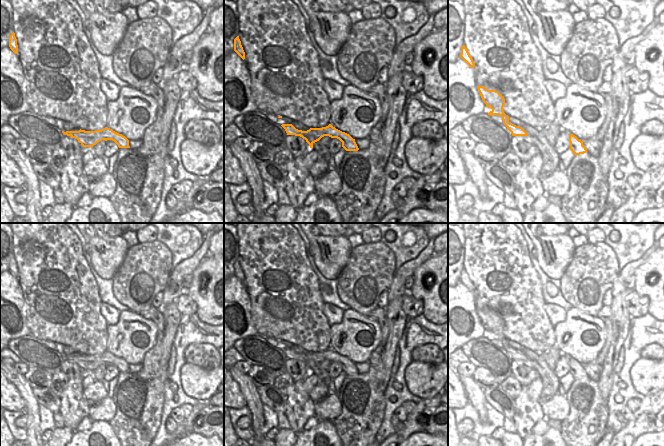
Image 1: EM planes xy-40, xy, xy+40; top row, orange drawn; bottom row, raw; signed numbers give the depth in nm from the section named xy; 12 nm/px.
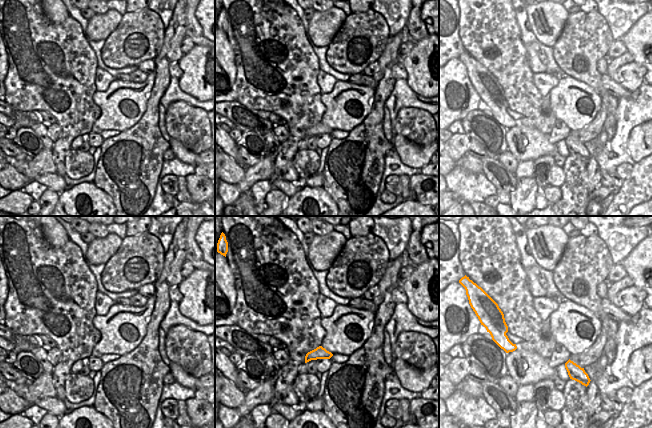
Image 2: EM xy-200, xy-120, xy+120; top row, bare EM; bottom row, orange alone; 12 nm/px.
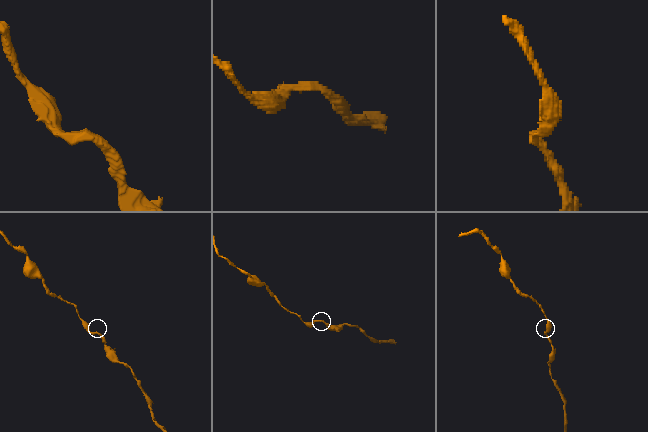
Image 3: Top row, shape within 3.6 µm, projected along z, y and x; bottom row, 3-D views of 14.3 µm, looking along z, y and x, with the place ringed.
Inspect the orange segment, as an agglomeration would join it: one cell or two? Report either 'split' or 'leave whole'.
leave whole

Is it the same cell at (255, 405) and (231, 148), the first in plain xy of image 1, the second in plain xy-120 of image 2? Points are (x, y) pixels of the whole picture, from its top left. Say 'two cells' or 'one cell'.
one cell

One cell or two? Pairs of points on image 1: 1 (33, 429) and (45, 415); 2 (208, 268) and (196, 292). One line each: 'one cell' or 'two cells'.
1: two cells
2: one cell

